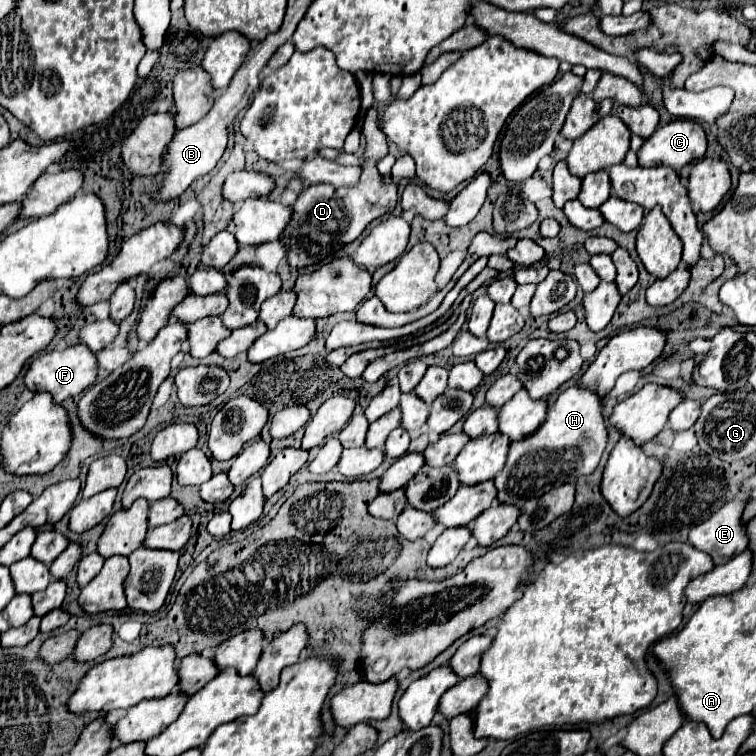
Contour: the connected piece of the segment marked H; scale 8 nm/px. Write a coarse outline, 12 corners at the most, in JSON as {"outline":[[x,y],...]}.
{"outline":[[578,384],[512,442],[494,478],[522,506],[592,474],[608,444],[602,398]]}

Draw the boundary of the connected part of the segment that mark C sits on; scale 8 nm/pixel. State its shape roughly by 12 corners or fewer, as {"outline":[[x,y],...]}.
{"outline":[[672,120],[638,150],[640,166],[680,170],[708,138],[696,120]]}

